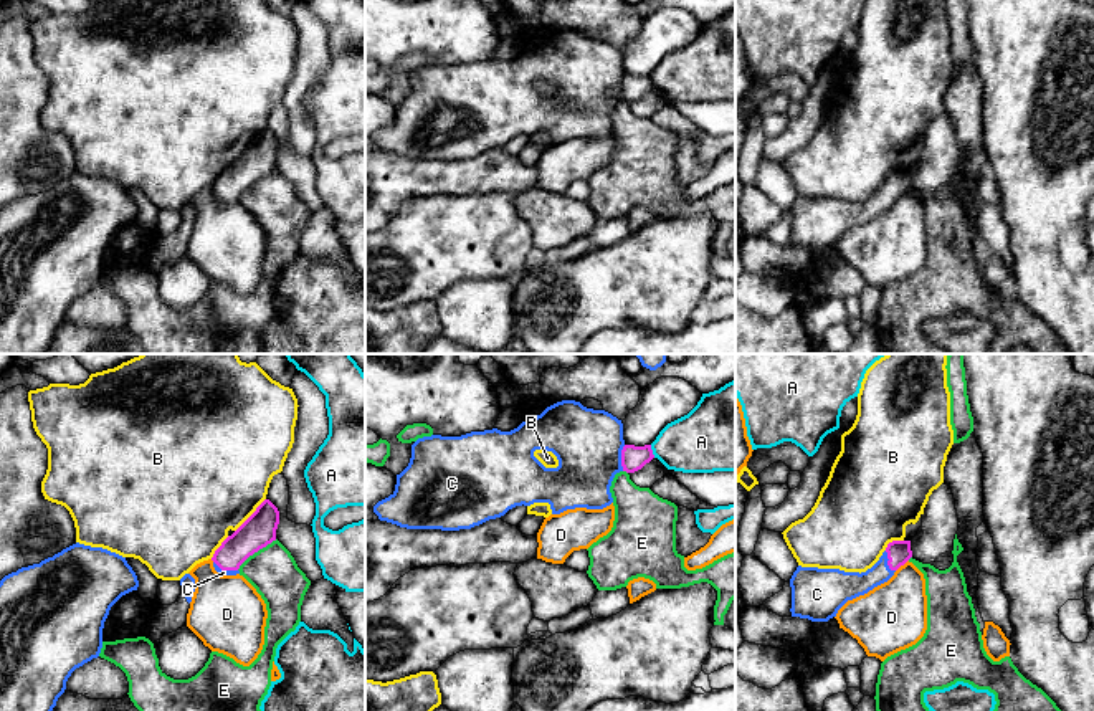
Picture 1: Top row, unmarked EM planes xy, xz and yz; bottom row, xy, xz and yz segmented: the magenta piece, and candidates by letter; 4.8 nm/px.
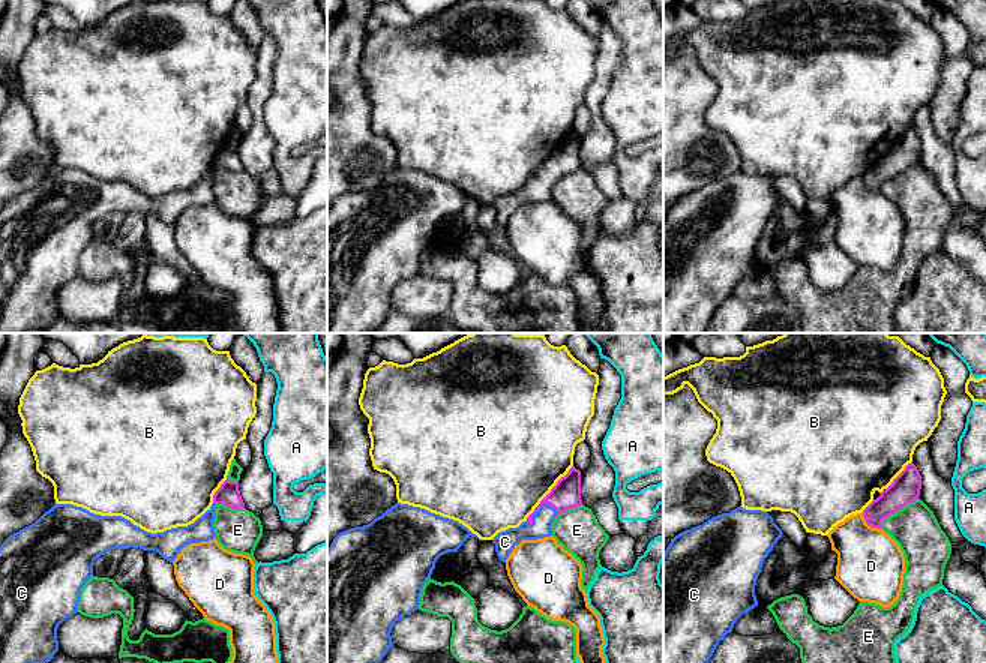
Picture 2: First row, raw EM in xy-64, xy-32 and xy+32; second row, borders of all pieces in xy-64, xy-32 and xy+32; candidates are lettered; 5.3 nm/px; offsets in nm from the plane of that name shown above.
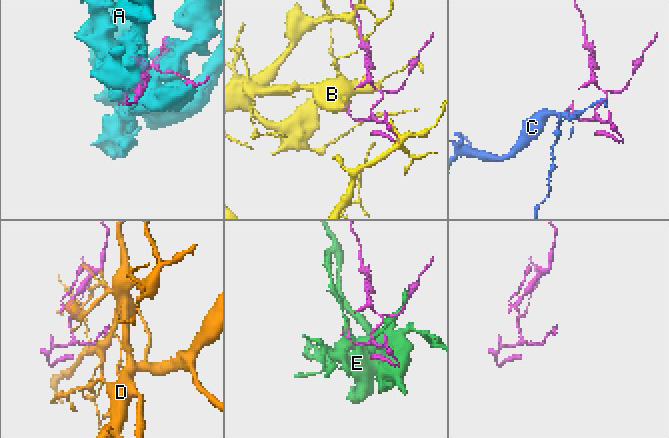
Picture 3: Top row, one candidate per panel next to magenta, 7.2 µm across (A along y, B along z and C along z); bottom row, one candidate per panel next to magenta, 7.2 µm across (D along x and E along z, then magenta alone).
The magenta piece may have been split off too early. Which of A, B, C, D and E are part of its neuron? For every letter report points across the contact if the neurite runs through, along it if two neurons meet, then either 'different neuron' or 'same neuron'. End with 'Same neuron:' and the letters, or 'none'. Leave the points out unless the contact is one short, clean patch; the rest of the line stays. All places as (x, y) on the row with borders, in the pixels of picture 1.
A: different neuron
B: different neuron
C: same neuron
D: different neuron
E: different neuron
Same neuron: C

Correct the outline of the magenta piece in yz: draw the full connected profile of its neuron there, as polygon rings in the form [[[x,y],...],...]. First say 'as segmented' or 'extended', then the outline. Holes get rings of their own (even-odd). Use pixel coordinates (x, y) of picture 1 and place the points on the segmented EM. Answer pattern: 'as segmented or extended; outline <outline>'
extended; outline [[[892,541],[879,561],[861,574],[798,565],[790,579],[792,617],[828,622],[848,600],[887,582],[911,557],[911,541]]]

